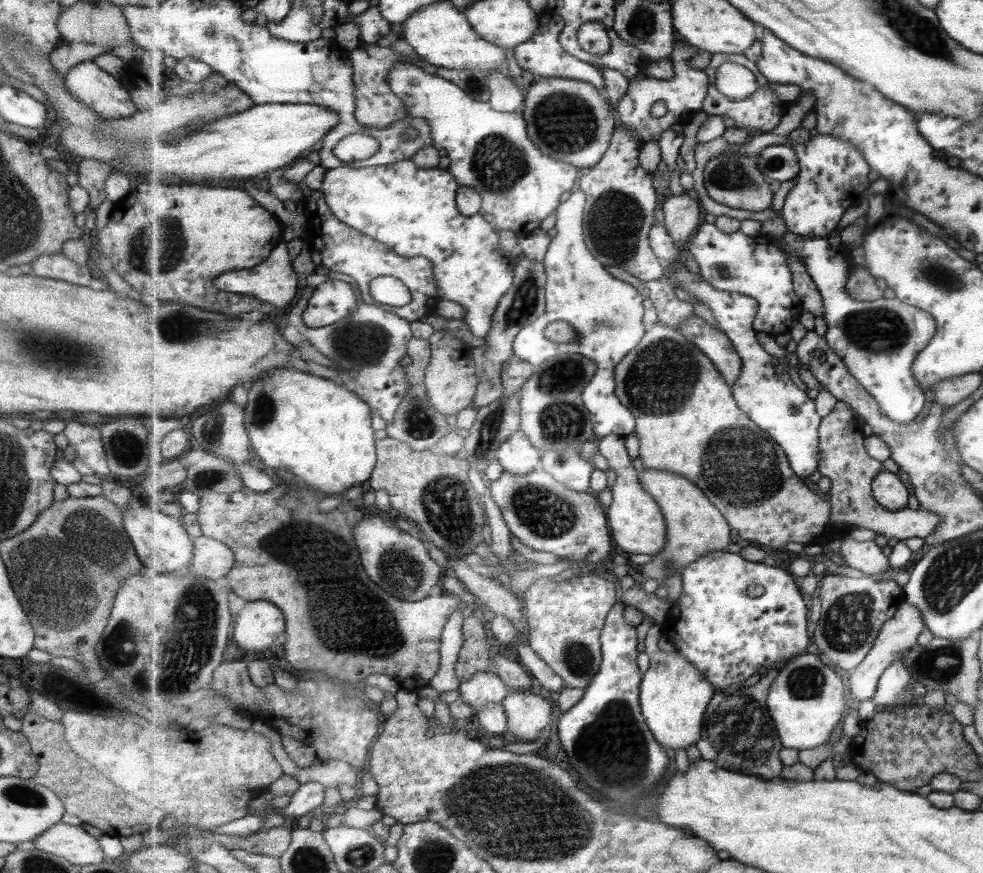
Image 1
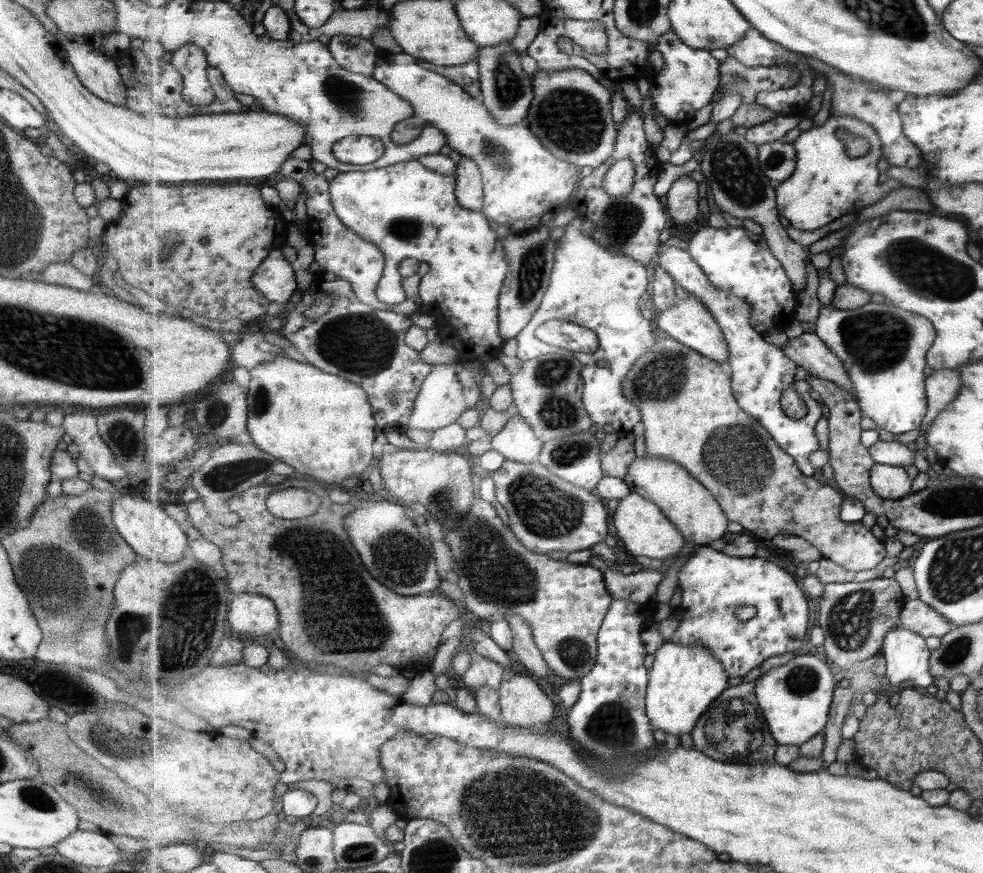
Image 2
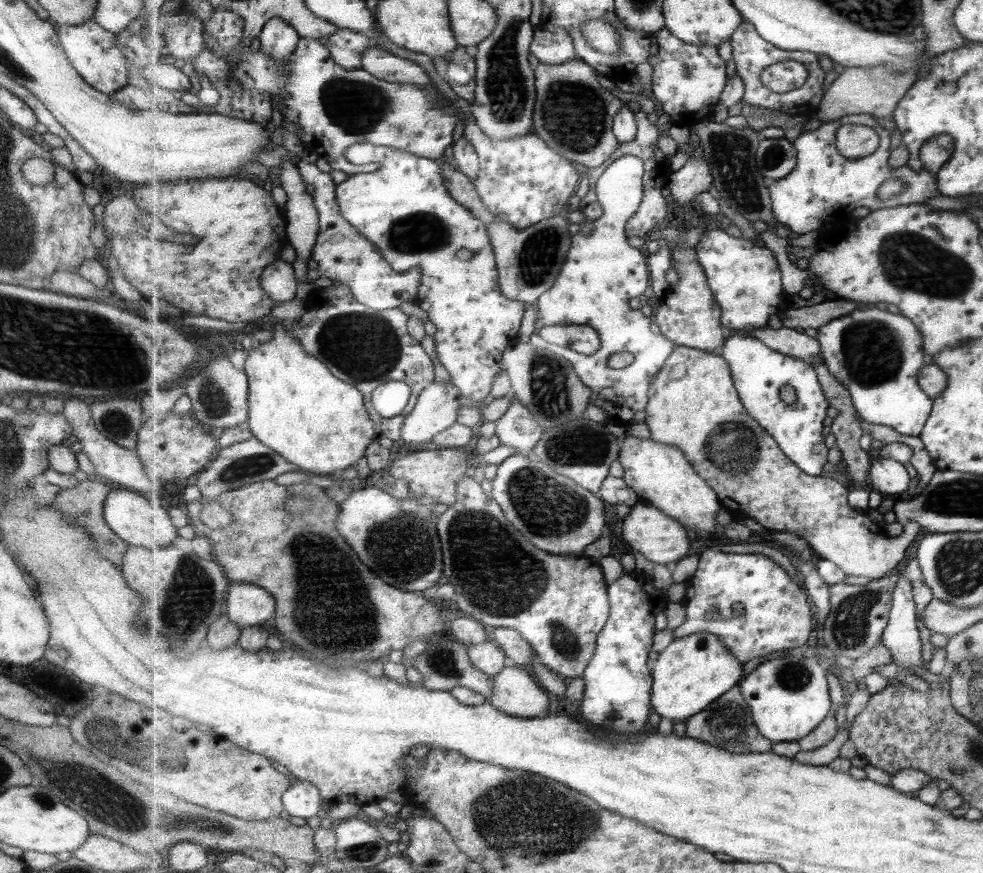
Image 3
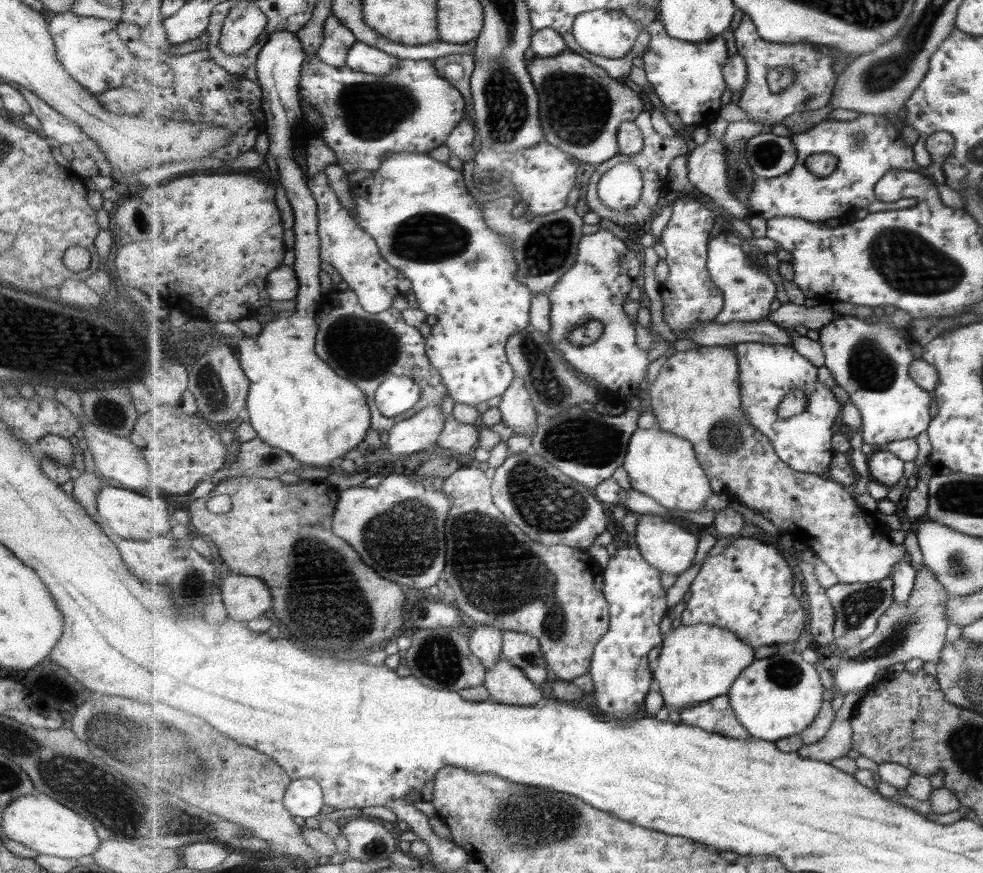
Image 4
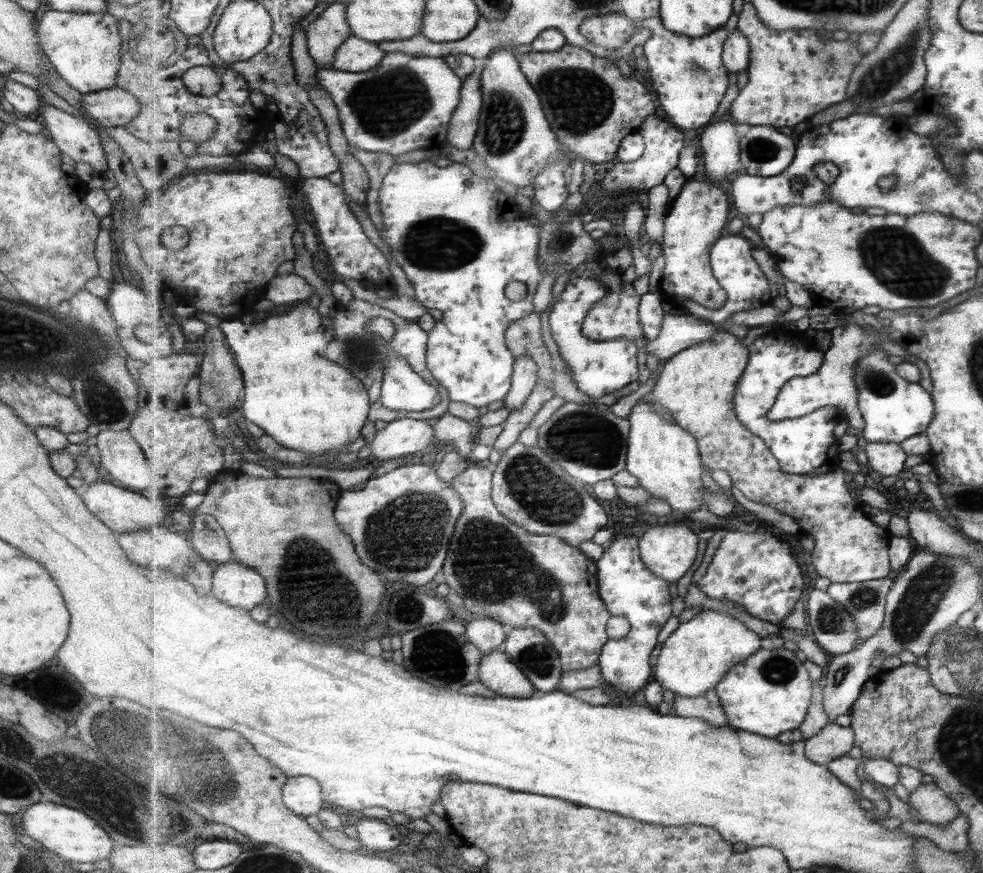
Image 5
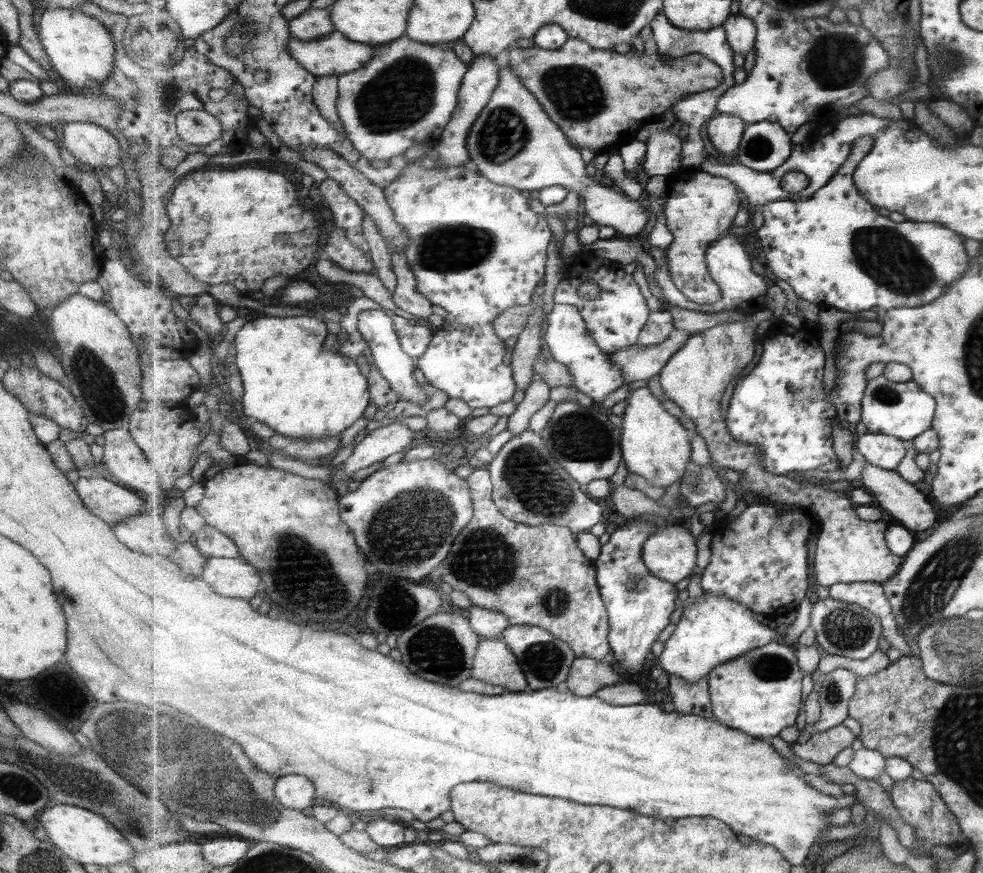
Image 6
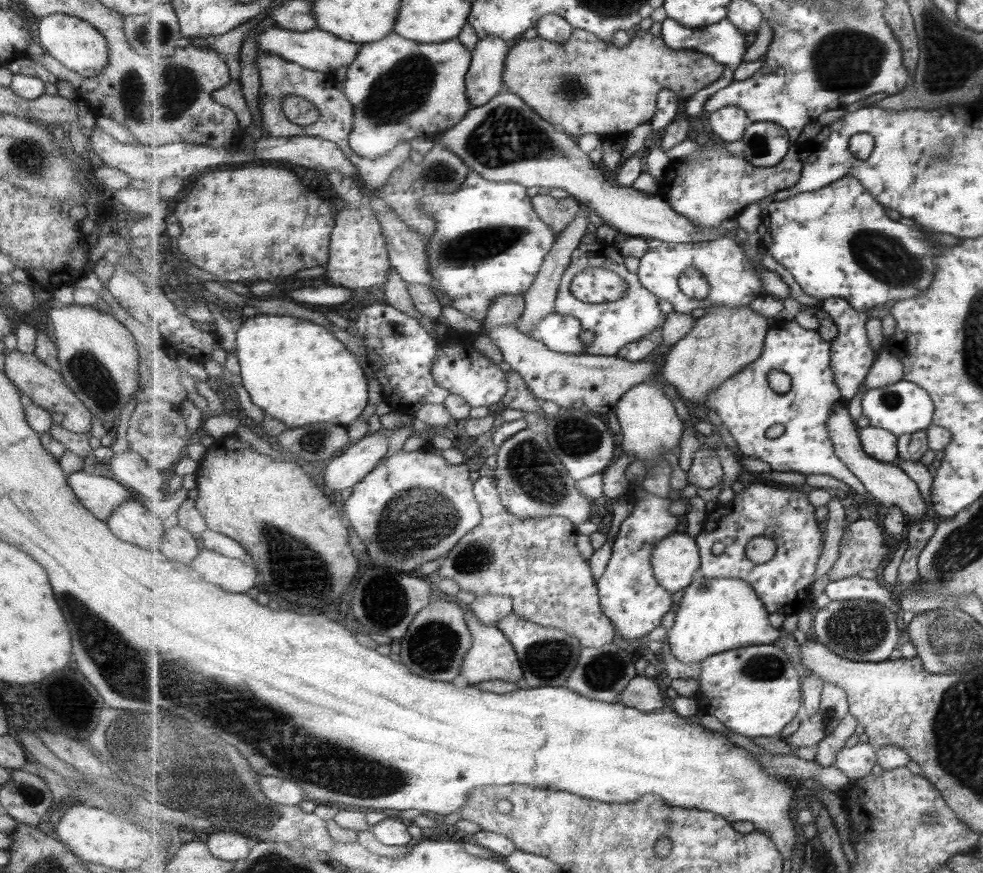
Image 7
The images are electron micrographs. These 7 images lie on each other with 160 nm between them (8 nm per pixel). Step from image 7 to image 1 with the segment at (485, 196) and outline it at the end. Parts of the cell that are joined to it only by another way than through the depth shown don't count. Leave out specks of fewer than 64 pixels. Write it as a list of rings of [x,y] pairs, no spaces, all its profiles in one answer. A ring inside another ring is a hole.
[[[409,159],[381,166],[351,168],[343,165],[328,170],[321,190],[333,214],[345,224],[365,233],[374,242],[389,246],[401,256],[431,259],[436,268],[440,299],[461,305],[466,310],[462,320],[473,336],[485,338],[491,331],[501,300],[513,289],[518,262],[515,252],[505,253],[499,249],[499,232],[489,217],[481,212],[475,216],[461,214],[457,204],[460,187],[447,168],[423,168]],[[380,276],[373,279],[370,295],[383,306],[402,307],[413,301],[411,290],[395,276]]]

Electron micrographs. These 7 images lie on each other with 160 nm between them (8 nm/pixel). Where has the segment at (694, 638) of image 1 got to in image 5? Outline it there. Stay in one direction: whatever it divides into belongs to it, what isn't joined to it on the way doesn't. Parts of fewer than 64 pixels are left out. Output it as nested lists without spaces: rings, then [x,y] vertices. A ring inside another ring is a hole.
[[[725,531],[712,563],[706,574],[697,582],[697,587],[710,598],[737,603],[751,616],[779,626],[778,624],[793,614],[801,594],[805,592],[805,578],[803,578],[803,570],[799,568],[797,558],[793,556],[791,546],[775,538],[773,533],[769,531],[755,531],[755,533]]]

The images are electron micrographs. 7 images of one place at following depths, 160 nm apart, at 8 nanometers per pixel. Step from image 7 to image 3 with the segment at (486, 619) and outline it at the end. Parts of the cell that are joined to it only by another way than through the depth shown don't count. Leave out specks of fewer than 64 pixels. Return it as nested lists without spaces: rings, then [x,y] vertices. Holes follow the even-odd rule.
[[[493,641],[468,646],[468,655],[477,670],[492,678],[510,664],[506,652]]]

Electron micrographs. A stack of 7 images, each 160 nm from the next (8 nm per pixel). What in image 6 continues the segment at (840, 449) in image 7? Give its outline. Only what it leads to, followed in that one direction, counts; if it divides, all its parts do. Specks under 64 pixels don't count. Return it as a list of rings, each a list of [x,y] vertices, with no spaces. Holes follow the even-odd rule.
[[[866,463],[861,475],[861,481],[867,488],[866,490],[873,494],[876,504],[887,510],[901,525],[908,528],[919,538],[922,537],[923,532],[931,531],[931,528],[937,524],[937,514],[933,510],[934,504],[931,503],[930,497],[921,492],[917,484],[907,482],[897,471],[885,470],[873,466],[871,463]]]

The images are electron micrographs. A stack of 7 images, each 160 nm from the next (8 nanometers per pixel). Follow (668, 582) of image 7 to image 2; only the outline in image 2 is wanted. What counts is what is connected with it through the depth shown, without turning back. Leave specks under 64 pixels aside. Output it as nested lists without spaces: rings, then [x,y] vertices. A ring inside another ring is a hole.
[[[631,491],[622,498],[613,511],[612,519],[616,527],[616,536],[624,543],[624,546],[635,554],[635,557],[649,557],[657,560],[671,561],[685,546],[685,537],[673,524],[660,506],[652,500],[641,496],[641,493]]]

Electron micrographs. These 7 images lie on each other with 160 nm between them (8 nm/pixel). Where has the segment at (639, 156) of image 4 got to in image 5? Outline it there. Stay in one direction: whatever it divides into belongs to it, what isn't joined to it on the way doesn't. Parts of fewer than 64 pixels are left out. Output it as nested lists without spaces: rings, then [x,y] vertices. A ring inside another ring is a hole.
[[[647,116],[644,123],[638,128],[637,132],[644,136],[646,149],[643,156],[632,163],[624,163],[615,161],[611,170],[605,175],[600,182],[603,190],[611,196],[619,196],[625,194],[627,188],[633,192],[647,193],[655,186],[659,186],[665,182],[667,174],[671,170],[675,170],[679,166],[679,158],[683,156],[683,150],[686,148],[685,134],[681,130],[674,128],[671,123],[660,120],[657,116]]]

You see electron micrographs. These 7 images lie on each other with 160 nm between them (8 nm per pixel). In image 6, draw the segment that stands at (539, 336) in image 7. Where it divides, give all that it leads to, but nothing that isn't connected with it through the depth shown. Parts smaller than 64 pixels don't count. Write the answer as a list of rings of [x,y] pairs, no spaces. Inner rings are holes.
[[[556,304],[553,313],[548,316],[546,341],[551,348],[552,358],[570,370],[574,386],[584,398],[601,404],[609,395],[624,386],[626,378],[621,366],[613,362],[613,355],[605,354],[587,330],[588,326],[577,306]]]

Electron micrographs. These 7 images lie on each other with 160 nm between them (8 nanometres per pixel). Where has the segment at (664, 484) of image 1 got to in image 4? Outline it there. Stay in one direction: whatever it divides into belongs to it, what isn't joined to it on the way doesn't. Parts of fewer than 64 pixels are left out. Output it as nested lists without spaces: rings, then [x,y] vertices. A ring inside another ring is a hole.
[[[657,424],[633,434],[624,467],[628,470],[633,489],[655,498],[671,510],[699,512],[704,509],[702,504],[705,504],[705,500],[716,493],[697,458],[693,443],[661,430]]]

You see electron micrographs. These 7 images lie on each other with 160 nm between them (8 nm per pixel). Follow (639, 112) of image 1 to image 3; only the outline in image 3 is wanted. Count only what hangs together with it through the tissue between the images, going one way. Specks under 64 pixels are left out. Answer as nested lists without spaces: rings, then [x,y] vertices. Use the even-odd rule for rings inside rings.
[[[667,27],[652,34],[652,41],[652,55],[649,57],[649,63],[654,68],[653,94],[659,104],[659,109],[670,116],[672,124],[679,126],[689,127],[707,119],[715,110],[715,106],[720,102],[728,86],[727,61],[721,59],[717,47],[685,44],[685,41],[675,36]]]

